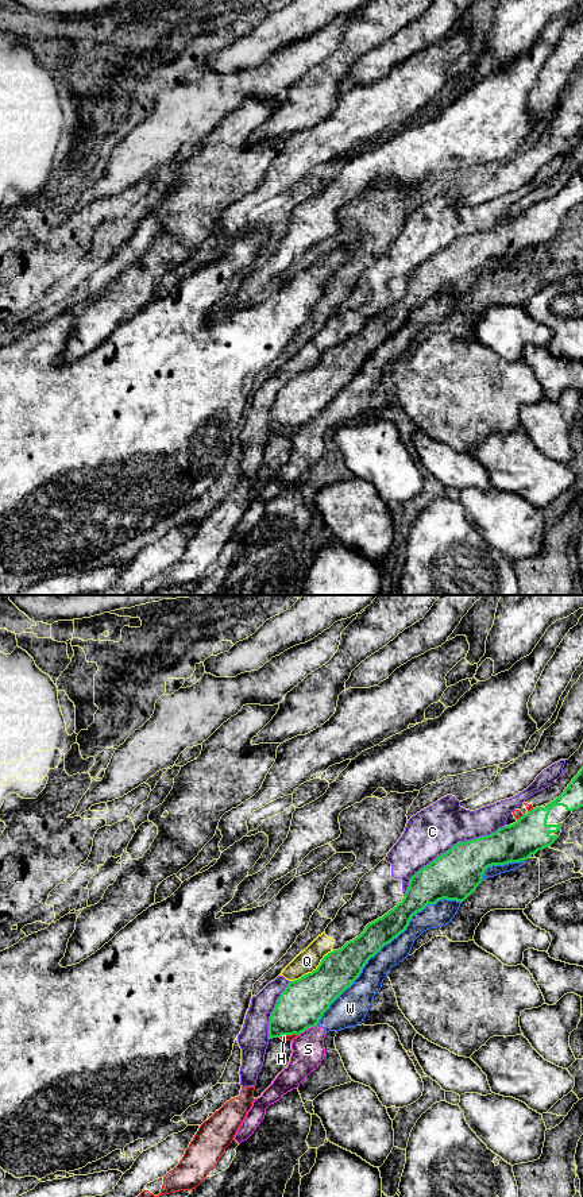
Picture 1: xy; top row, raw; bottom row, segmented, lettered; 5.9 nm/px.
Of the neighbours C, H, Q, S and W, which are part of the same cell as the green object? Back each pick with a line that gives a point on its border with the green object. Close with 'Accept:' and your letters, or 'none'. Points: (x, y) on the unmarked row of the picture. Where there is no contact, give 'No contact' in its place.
Accept: none

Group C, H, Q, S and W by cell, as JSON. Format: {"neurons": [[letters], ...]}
{"neurons": [["C", "Q"], ["H"], ["S", "W"]]}

